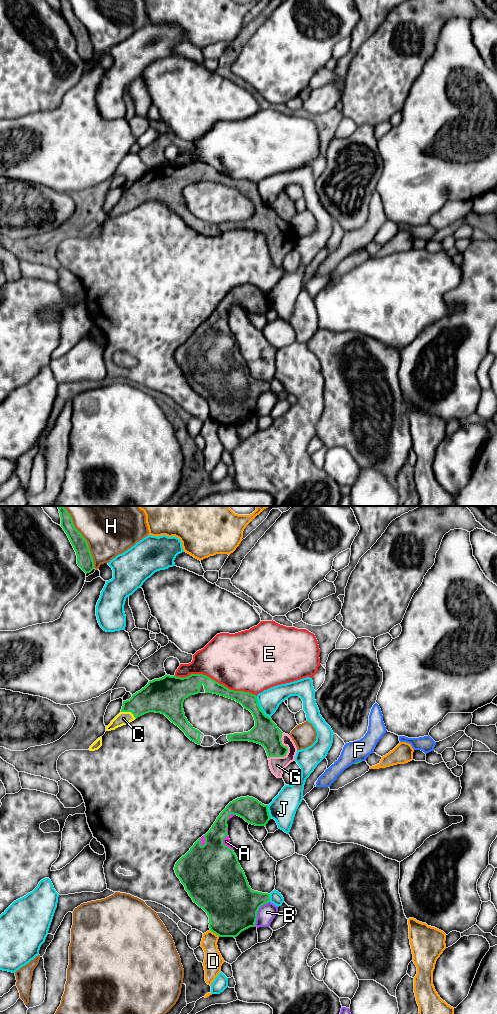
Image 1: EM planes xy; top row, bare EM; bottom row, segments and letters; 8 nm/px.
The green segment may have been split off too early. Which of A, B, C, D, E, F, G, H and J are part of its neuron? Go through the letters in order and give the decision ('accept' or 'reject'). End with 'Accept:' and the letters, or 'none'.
A: accept
B: reject
C: accept
D: reject
E: reject
F: reject
G: accept
H: reject
J: reject
Accept: A, C, G

